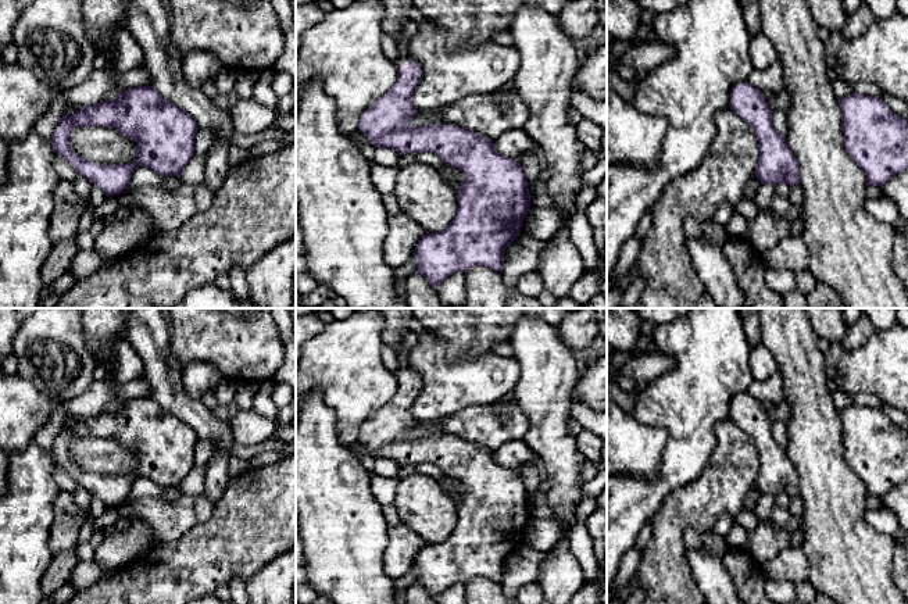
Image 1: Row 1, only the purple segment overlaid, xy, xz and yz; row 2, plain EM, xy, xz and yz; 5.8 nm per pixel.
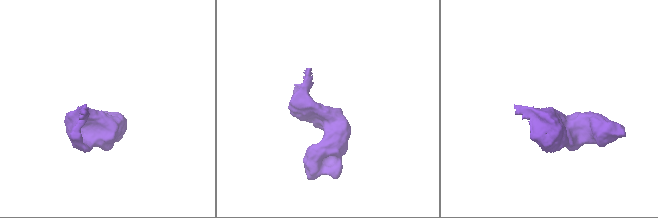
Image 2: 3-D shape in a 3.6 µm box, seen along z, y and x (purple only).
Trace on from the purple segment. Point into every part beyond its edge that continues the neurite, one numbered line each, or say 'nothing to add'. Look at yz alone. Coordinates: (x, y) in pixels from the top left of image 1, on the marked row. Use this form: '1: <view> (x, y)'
nothing to add

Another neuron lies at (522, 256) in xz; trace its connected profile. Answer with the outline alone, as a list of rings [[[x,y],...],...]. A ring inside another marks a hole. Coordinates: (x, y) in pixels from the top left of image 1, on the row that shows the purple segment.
[[[522,232],[504,251],[503,278],[508,287],[515,287],[522,275],[536,272],[548,240],[539,240]]]

